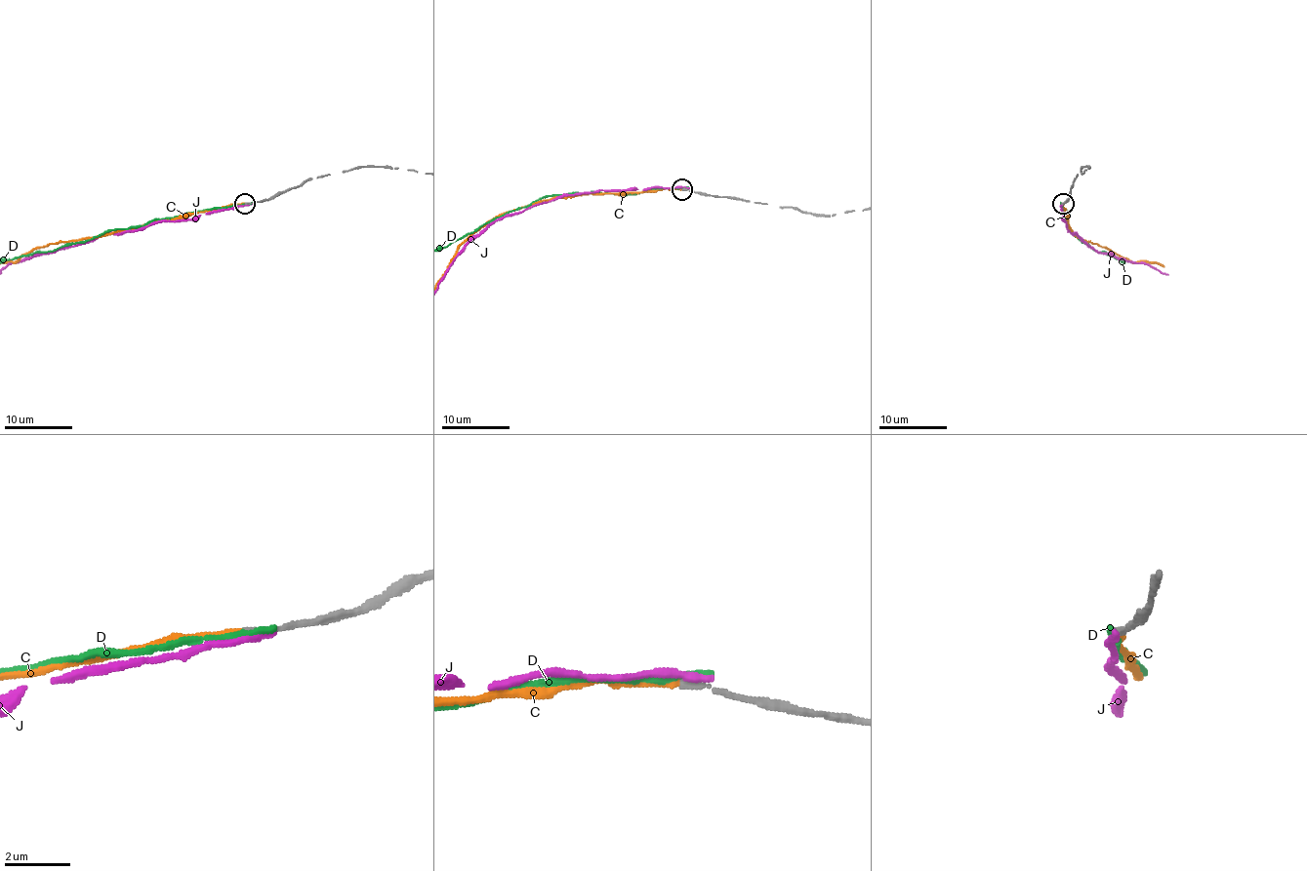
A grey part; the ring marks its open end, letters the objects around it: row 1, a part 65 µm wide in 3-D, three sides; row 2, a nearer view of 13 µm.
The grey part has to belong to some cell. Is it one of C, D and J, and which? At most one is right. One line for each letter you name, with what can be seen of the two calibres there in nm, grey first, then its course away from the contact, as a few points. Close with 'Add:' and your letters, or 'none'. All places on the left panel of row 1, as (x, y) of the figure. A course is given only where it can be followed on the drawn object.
C: Thickness 200 nm (grey) against 200 nm
Add: C

